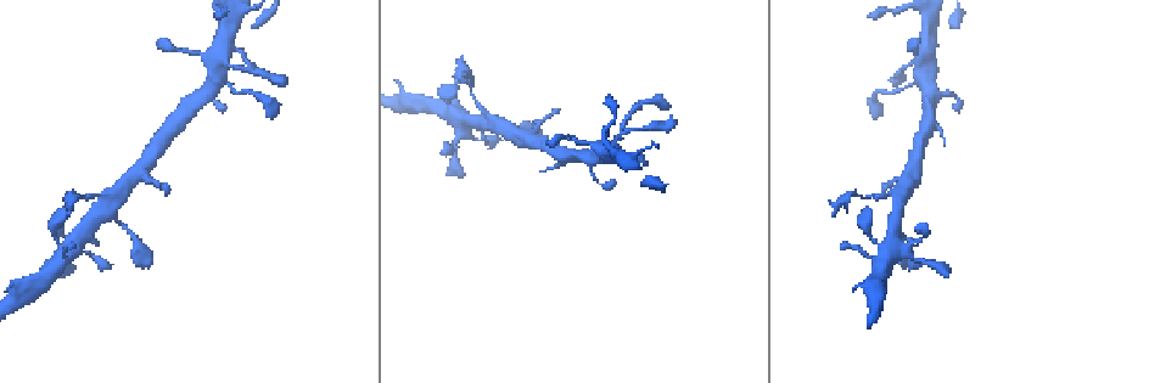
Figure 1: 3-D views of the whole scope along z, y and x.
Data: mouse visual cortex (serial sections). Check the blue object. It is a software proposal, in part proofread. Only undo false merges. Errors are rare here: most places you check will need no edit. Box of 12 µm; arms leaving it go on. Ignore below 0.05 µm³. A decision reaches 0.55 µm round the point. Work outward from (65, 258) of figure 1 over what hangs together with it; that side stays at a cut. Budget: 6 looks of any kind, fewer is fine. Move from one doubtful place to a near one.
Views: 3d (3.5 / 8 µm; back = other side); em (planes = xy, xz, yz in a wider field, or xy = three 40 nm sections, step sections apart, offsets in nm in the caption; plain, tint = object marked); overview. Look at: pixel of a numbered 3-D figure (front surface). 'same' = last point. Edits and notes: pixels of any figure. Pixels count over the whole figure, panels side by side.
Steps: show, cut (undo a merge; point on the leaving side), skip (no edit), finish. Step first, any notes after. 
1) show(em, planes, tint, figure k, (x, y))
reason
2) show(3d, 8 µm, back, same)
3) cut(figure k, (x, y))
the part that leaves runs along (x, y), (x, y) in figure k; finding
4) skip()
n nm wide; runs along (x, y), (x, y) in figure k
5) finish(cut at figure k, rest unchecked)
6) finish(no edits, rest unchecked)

show(3d, 8 µm, figure 1, (896, 213))
four arms meet

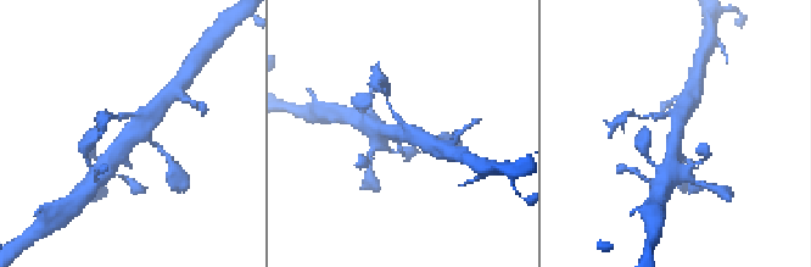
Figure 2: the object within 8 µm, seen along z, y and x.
show(3d, 3.5 µm, figure 2, (129, 134))

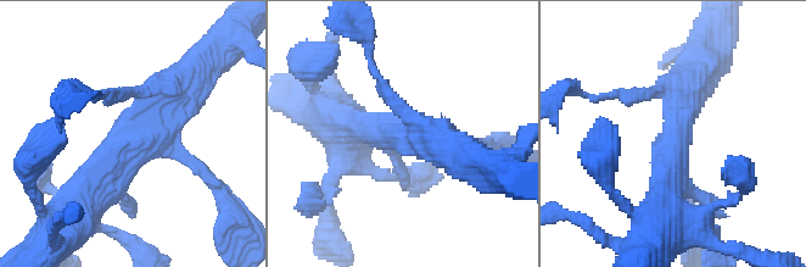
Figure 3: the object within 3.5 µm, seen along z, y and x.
show(em, xy, step 1, tint, figure 3, (134, 135))
4 arms; arms of 100, 200, 400, 500 nm; shape alone is not enough

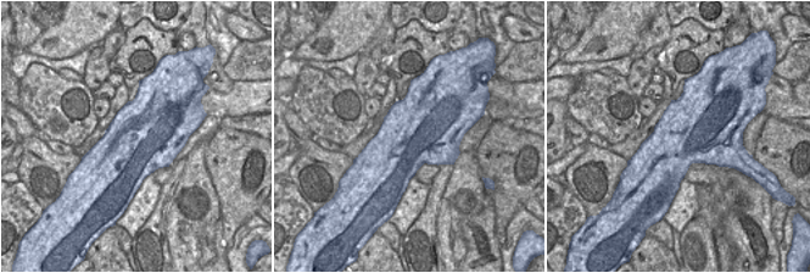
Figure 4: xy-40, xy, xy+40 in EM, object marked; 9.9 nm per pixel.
skip()
750 nm wide; runs along (83, 199), (132, 131), (188, 78) in figure 3; continuous, no second cell

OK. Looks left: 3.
show(3d, 8 µm, figure 1, (226, 30))
four-way junction

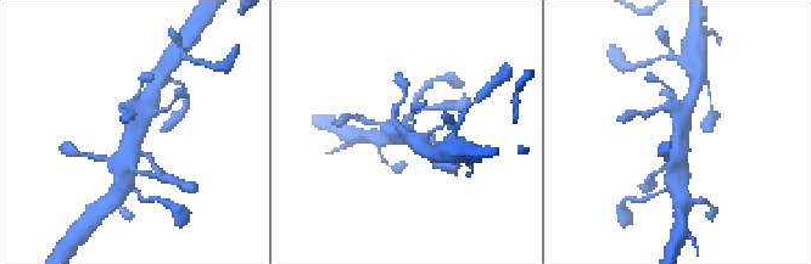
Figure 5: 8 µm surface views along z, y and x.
show(em, xy, step 2, tint, figure 5, (133, 130))
4 arms; arms of 150, 300, 500, 600 nm

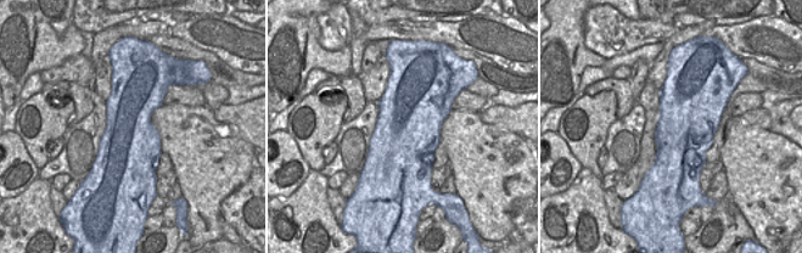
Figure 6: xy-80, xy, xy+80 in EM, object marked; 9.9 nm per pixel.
skip()
runs along (127, 166), (147, 104) in figure 5; all the same cell

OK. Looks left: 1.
finish(no edits, rest unchecked)

